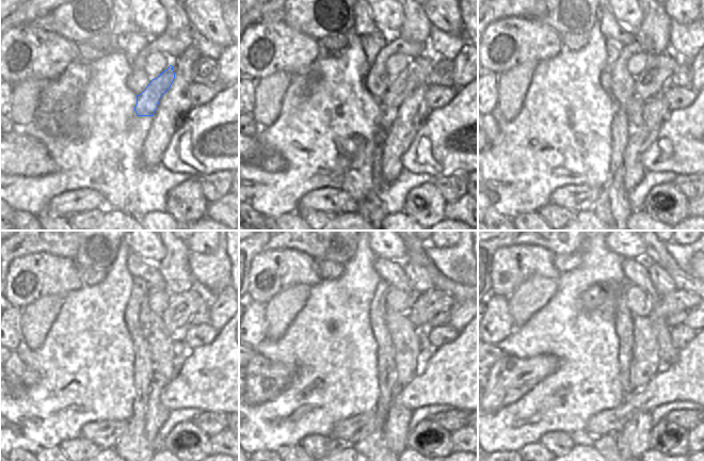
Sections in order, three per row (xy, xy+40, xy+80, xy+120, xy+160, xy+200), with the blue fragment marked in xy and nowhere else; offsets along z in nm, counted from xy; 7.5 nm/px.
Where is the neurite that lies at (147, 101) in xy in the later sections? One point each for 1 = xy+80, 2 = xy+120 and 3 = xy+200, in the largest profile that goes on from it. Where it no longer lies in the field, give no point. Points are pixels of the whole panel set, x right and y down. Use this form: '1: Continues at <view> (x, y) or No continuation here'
1: Continues at xy+80 (652, 81)
2: Continues at xy+120 (182, 306)
3: Continues at xy+200 (677, 301).

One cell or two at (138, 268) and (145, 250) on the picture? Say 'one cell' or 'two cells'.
two cells

